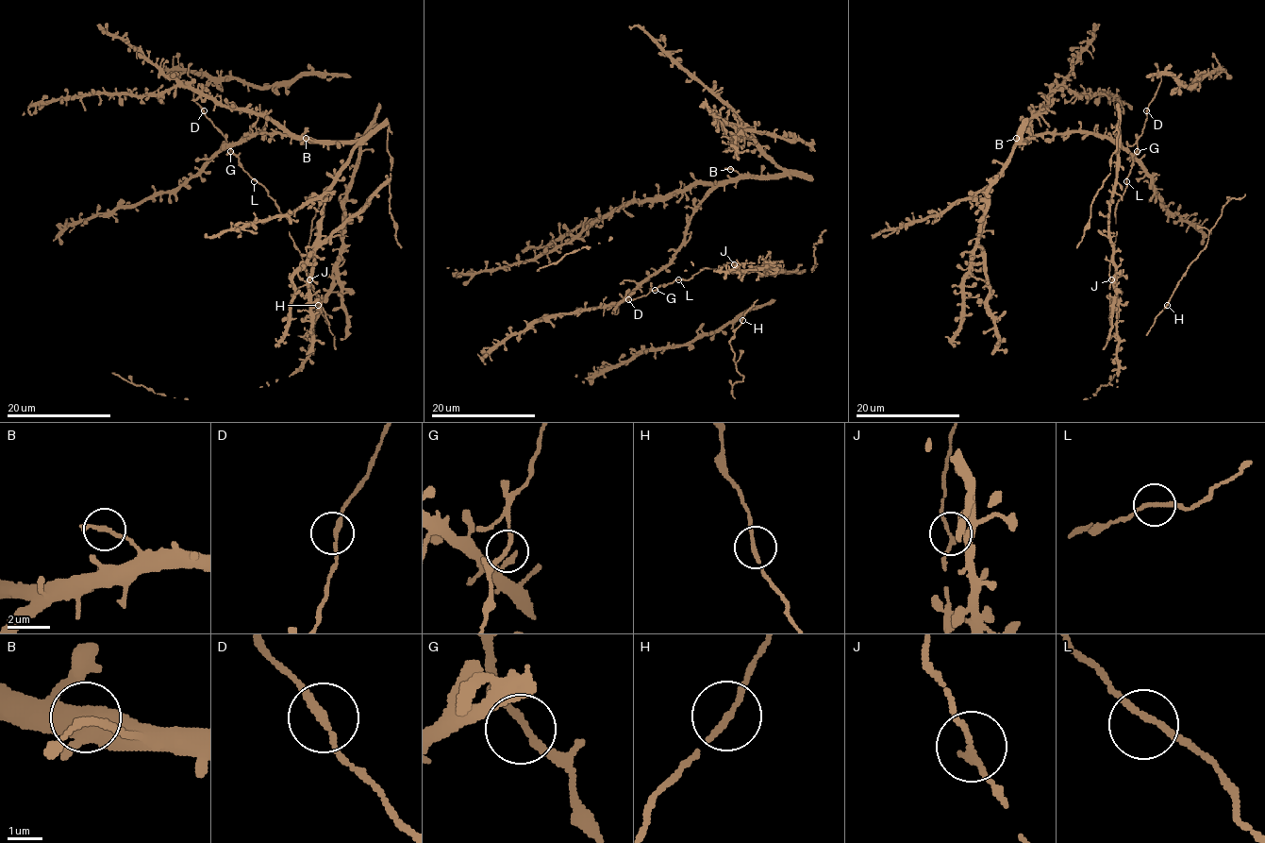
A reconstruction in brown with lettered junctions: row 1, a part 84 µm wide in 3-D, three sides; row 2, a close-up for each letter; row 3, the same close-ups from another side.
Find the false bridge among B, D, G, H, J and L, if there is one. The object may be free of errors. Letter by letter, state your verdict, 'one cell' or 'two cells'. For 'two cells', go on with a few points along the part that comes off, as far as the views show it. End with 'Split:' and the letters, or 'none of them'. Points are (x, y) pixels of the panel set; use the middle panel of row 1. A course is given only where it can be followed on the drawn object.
B: one cell
D: one cell
G: one cell
H: one cell
J: one cell
L: one cell
Split: none of them

